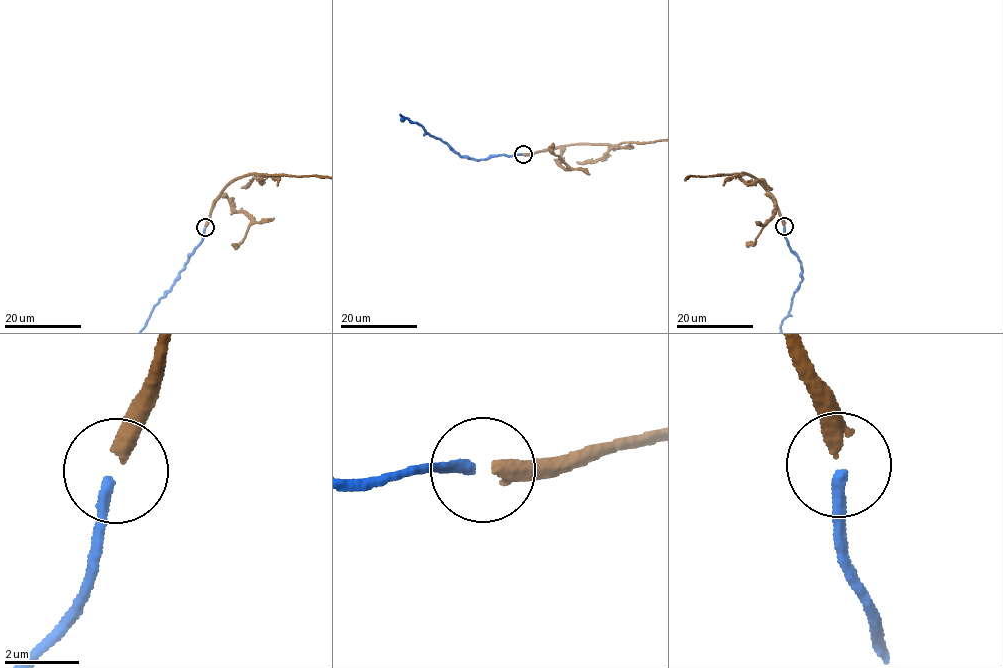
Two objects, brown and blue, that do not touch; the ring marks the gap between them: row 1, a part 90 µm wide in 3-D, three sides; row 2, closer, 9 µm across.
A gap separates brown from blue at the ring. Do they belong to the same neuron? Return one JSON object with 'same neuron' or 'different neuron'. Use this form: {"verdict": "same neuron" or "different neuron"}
{"verdict": "same neuron"}

